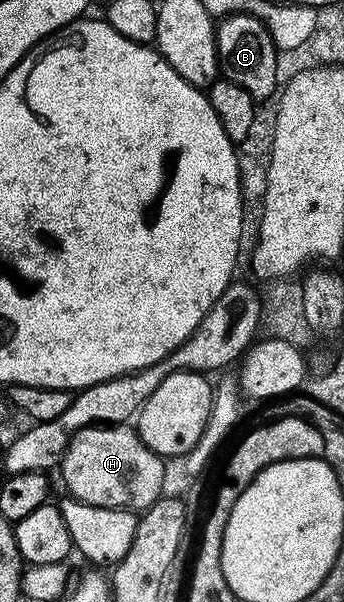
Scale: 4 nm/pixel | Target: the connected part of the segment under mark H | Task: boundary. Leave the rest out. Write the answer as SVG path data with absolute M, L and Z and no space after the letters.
M106 424L79 430L69 439L59 473L72 499L100 508L144 510L162 499L166 491L165 464L141 441L136 427Z

